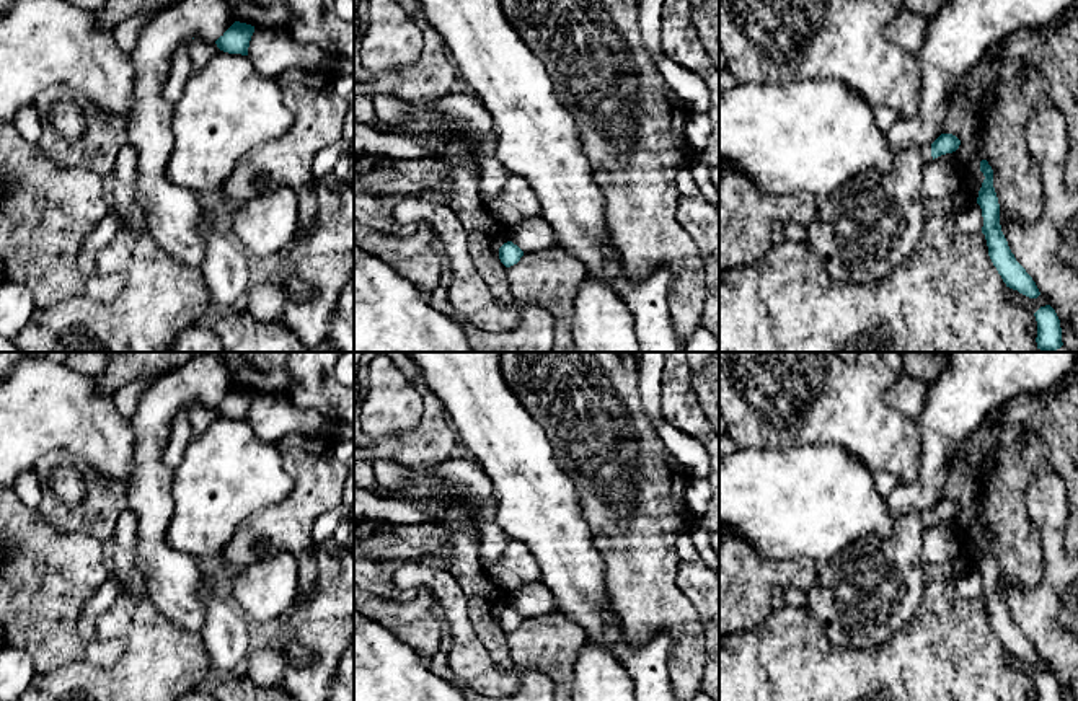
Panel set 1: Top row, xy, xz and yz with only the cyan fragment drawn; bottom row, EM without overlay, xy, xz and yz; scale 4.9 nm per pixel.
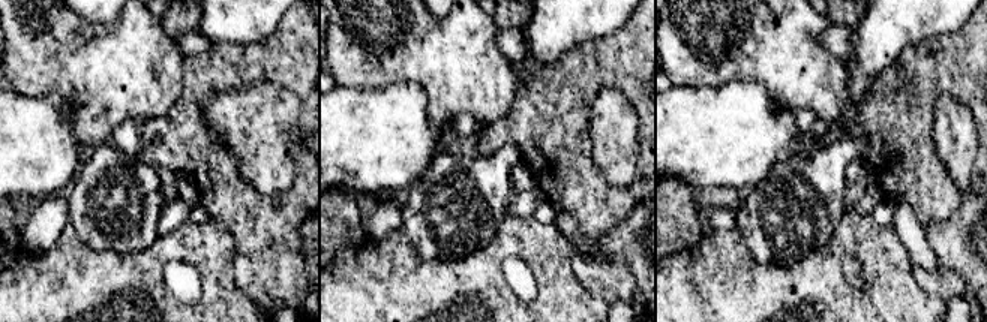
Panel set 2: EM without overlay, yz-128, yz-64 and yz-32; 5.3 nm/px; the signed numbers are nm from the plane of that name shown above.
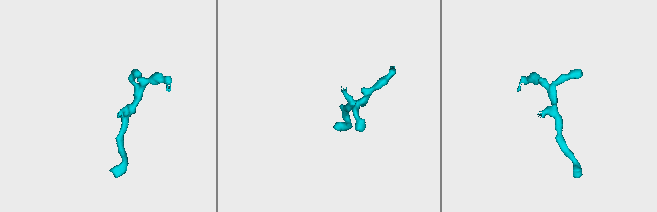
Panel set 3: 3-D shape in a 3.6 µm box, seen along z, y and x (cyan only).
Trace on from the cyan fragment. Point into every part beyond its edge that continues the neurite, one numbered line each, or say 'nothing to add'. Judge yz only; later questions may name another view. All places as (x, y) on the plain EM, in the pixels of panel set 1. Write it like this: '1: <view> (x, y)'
1: yz (863, 595)

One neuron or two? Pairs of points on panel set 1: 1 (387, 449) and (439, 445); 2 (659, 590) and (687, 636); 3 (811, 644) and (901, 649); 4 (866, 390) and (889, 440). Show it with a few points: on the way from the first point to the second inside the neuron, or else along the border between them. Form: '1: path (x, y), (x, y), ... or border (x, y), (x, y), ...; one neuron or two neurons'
1: path (400, 449), (426, 447); one neuron
2: path (661, 602), (684, 625); one neuron
3: path (834, 661), (878, 661); one neuron
4: path (866, 403), (866, 418), (876, 427); one neuron

